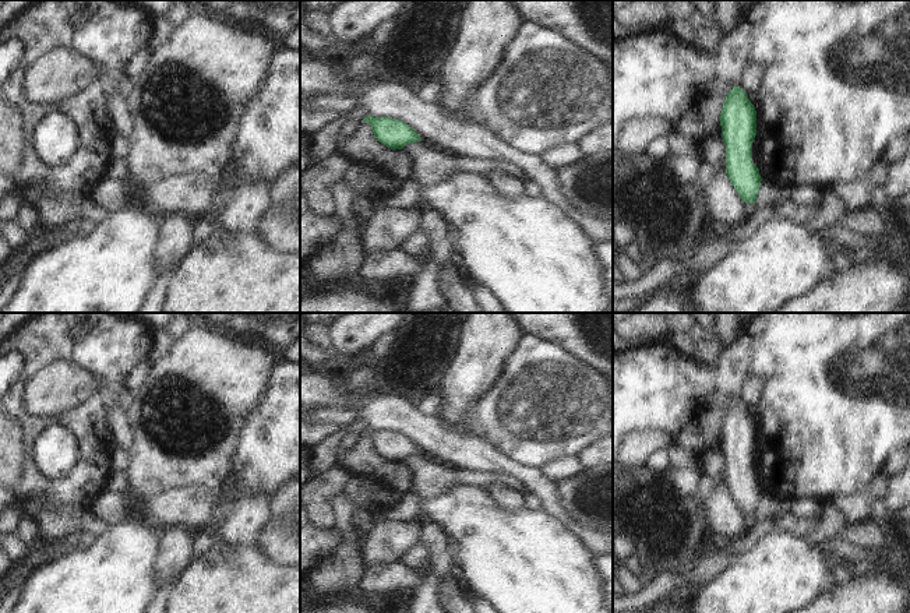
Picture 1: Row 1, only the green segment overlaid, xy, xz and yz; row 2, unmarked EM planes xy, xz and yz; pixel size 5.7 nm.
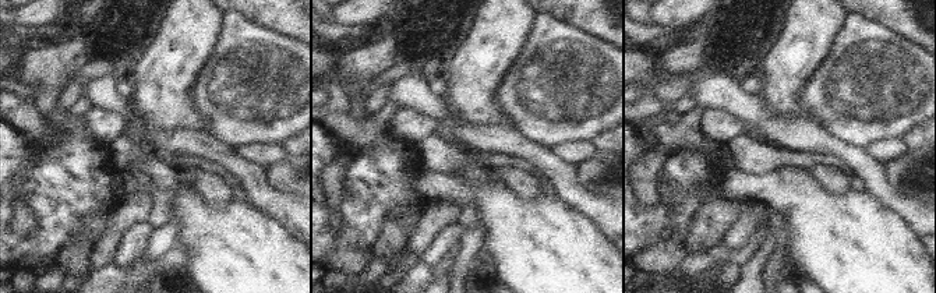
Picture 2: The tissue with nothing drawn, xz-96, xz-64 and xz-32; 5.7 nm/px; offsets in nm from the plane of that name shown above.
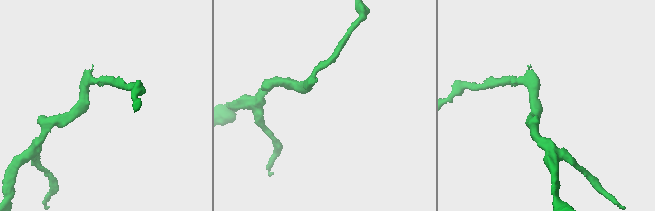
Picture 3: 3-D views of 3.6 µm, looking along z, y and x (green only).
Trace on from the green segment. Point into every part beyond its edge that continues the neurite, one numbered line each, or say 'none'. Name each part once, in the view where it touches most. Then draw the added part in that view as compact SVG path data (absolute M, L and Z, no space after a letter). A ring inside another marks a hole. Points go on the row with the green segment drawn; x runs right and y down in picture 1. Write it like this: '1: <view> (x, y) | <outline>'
none

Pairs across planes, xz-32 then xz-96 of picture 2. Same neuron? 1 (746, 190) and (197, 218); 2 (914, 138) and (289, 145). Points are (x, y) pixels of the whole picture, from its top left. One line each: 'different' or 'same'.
1: same
2: same

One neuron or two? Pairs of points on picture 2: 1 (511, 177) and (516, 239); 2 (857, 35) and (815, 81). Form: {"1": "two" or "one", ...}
{"1": "two", "2": "one"}

